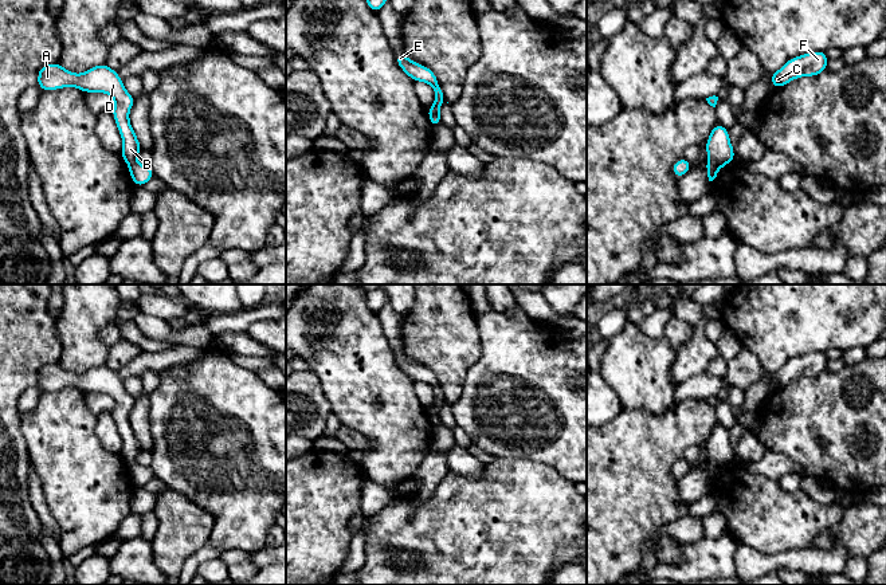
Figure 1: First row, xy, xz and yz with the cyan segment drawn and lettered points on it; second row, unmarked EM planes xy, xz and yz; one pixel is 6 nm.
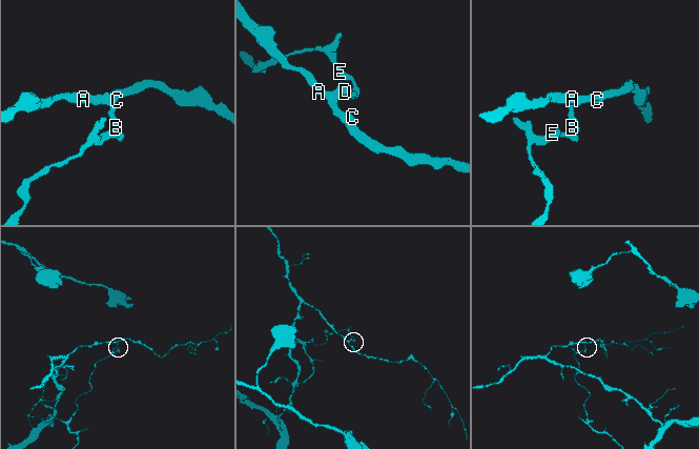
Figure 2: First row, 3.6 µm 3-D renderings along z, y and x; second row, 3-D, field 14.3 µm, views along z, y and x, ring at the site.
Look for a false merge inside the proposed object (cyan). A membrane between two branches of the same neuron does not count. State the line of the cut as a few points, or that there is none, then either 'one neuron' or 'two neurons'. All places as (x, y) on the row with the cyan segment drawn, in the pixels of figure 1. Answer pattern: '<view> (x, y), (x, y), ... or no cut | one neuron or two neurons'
yz (708, 160), (720, 167) | two neurons

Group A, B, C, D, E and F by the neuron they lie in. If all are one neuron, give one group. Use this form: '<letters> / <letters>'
A B C D F / E

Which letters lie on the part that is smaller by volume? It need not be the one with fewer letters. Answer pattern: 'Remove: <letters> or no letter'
Remove: E

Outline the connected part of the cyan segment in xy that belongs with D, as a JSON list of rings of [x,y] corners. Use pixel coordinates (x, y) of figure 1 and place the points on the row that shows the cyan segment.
[[[50,63],[39,68],[36,85],[42,91],[72,86],[85,94],[95,91],[111,95],[115,102],[111,113],[122,137],[119,154],[128,165],[136,161],[137,154],[142,150],[129,119],[129,111],[136,98],[126,91],[124,81],[115,70],[103,63],[89,68],[83,74],[75,74],[63,68],[60,63]]]

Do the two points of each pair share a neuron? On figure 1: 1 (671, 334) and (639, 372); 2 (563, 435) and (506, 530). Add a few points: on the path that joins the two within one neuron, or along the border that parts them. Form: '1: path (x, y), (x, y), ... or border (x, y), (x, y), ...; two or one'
1: border (663, 337), (677, 352); two
2: border (516, 456), (530, 456), (541, 460), (572, 482); two

